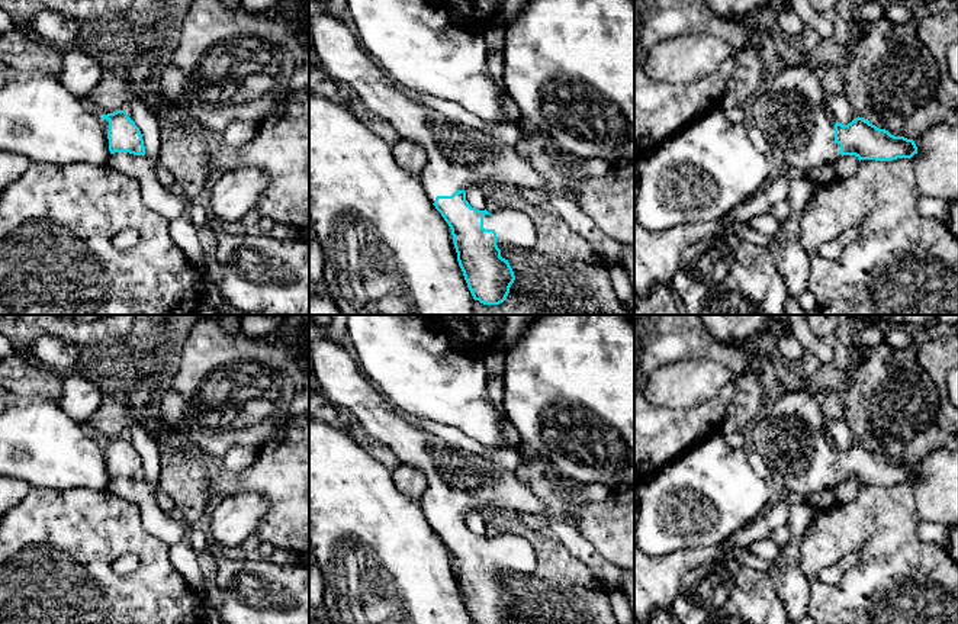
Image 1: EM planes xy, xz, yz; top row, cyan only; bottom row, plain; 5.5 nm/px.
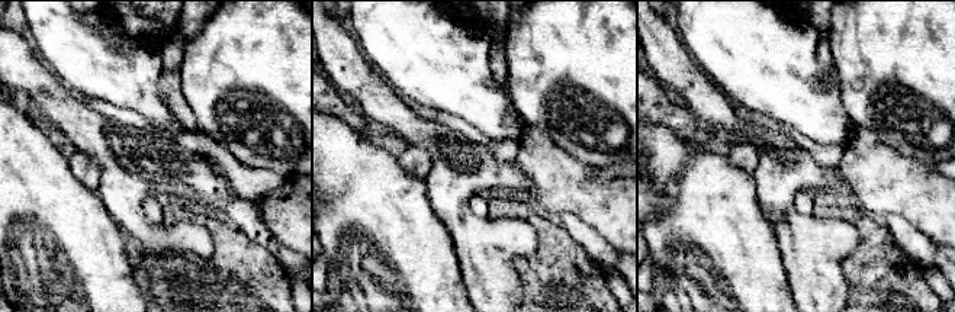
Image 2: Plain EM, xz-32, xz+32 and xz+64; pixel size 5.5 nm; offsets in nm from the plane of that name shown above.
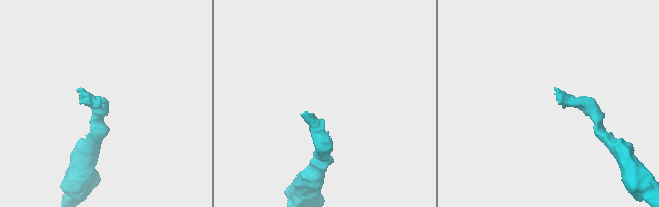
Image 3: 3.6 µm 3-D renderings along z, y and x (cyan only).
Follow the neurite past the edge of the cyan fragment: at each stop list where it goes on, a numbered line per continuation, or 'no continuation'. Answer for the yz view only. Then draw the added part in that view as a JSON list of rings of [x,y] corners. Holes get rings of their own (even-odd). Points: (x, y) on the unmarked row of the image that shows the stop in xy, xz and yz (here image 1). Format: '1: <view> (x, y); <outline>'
1: yz (790, 434); [[[803,386],[778,390],[750,424],[753,450],[775,473],[782,493],[807,499],[842,482],[835,467],[836,443],[824,419],[814,393]]]

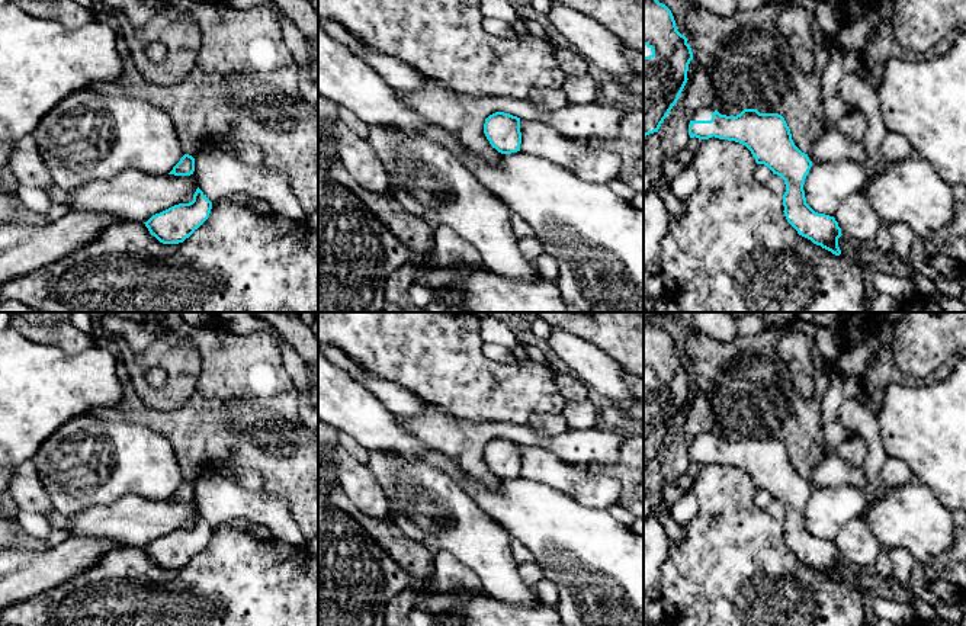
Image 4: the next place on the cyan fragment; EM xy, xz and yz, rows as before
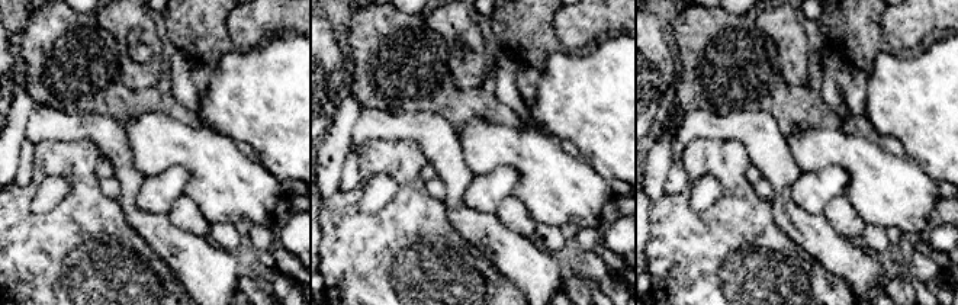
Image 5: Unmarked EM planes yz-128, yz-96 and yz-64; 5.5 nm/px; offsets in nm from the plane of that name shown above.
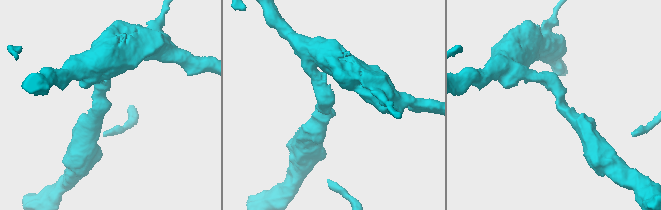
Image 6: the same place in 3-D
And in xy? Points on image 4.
no continuation

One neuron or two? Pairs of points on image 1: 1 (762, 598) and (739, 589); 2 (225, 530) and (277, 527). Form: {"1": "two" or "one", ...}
{"1": "one", "2": "two"}

